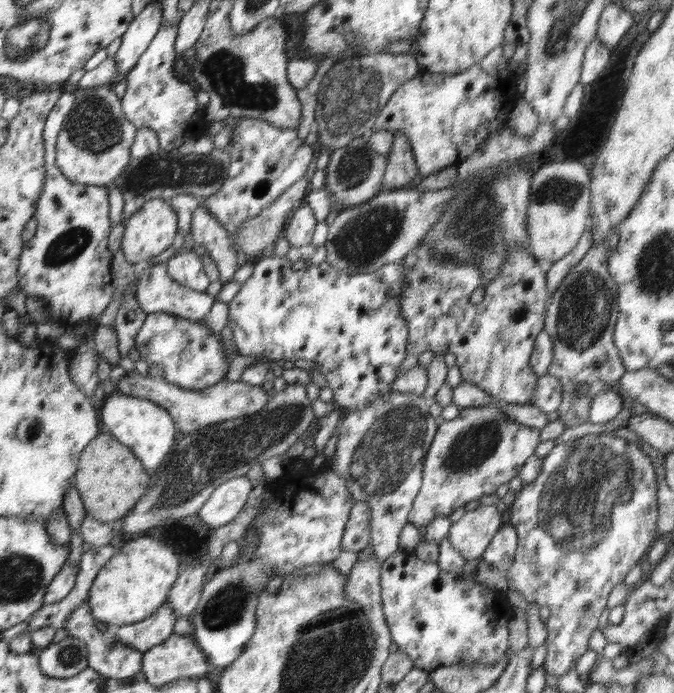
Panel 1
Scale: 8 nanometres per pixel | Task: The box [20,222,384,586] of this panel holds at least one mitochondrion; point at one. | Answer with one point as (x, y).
(208, 457)

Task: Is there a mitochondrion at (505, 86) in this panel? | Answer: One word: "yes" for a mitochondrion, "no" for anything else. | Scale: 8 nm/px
no

